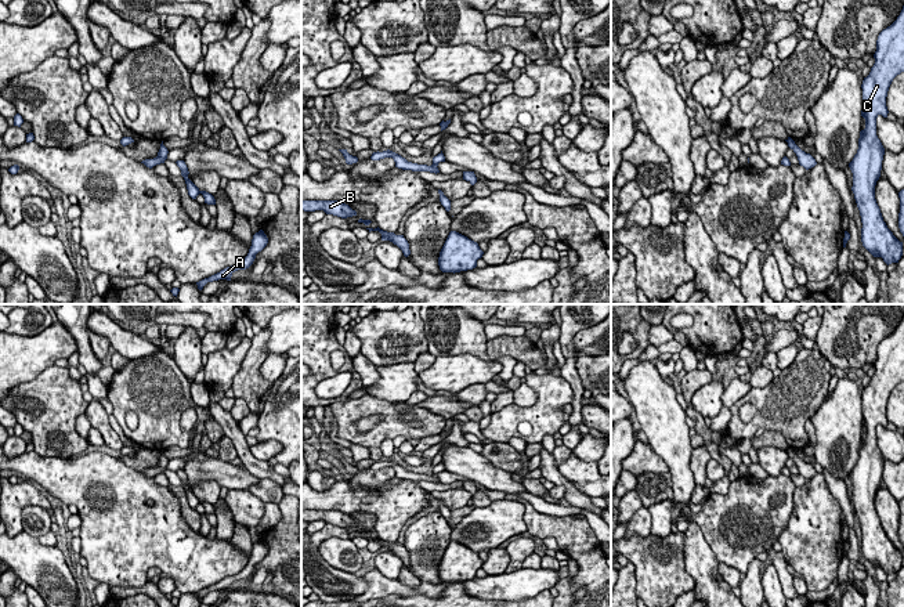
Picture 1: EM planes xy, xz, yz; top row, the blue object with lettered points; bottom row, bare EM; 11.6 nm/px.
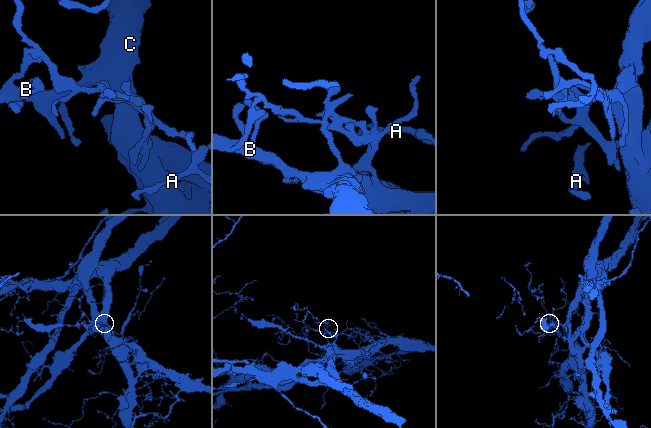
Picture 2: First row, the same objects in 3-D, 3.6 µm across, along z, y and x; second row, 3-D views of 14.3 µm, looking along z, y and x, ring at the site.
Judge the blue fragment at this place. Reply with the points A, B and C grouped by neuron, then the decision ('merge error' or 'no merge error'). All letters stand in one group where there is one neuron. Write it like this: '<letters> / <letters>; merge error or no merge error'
A / B C; merge error

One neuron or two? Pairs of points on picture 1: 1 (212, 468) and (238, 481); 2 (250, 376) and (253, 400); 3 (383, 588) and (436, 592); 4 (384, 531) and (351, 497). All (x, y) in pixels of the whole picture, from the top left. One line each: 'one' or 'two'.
1: one
2: one
3: one
4: one

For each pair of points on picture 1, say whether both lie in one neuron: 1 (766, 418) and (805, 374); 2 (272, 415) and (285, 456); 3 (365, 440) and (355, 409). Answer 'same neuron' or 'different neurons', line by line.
1: same neuron
2: same neuron
3: same neuron

